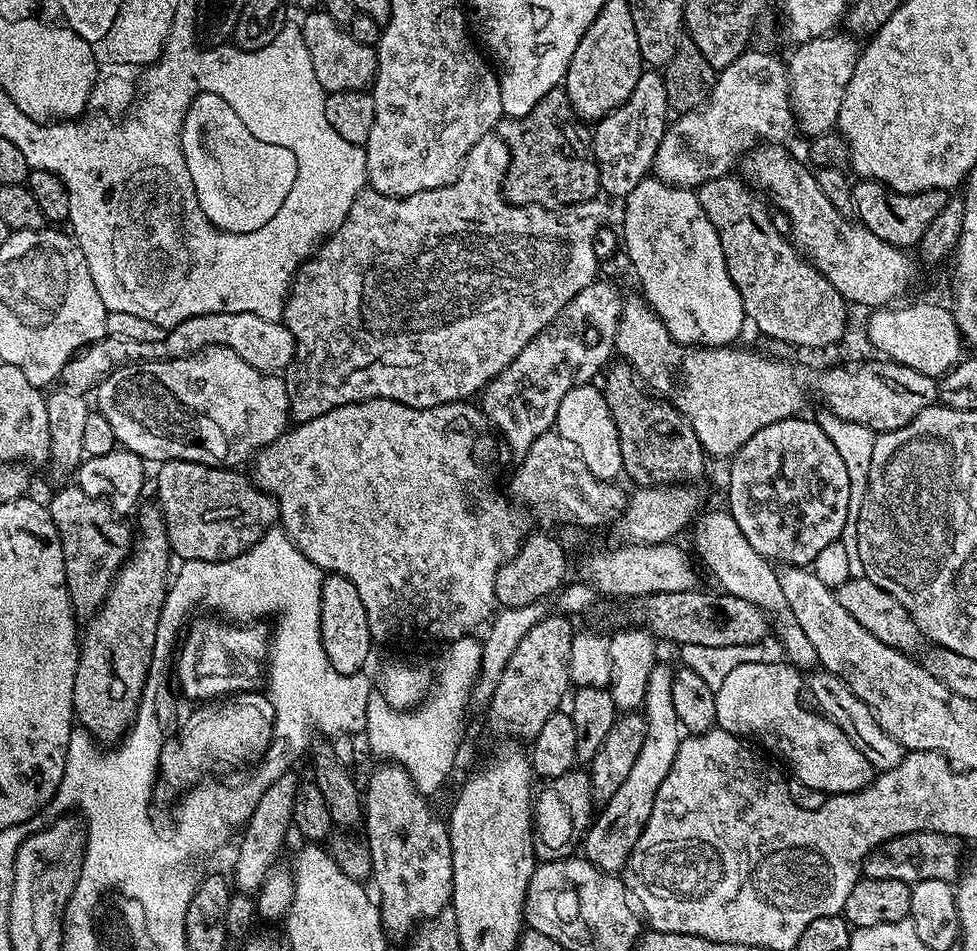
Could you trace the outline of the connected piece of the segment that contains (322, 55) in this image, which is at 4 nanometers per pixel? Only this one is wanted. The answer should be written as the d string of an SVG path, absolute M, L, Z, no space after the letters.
M312 10L305 20L299 21L302 38L305 39L305 46L310 52L311 65L314 66L314 75L327 93L330 92L355 92L364 90L371 85L376 78L376 50L373 45L359 44L341 25L330 18L323 10Z

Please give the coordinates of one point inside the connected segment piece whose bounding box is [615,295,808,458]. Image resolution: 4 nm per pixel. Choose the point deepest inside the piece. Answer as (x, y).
(727, 394)

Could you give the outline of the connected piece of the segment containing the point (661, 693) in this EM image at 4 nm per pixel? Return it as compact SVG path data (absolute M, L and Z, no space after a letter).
M664 662L657 663L650 674L650 682L646 686L646 698L642 715L646 723L646 742L642 742L642 750L638 750L638 758L631 768L626 782L614 790L614 798L610 798L595 813L588 825L588 831L582 837L582 852L589 862L598 868L613 874L619 873L628 863L628 856L638 842L638 838L654 808L654 798L658 794L658 786L662 786L662 778L670 772L674 762L674 754L678 754L678 746L682 739L682 725L674 710L674 694L672 693L673 669L667 668Z

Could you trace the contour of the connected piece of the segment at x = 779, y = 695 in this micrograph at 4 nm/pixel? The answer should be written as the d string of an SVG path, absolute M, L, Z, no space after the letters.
M747 662L729 672L716 691L716 727L741 738L753 736L760 744L768 744L772 752L777 752L792 767L791 775L795 779L806 782L806 786L814 786L814 790L822 790L825 794L837 792L861 792L874 779L874 769L870 761L856 748L849 733L843 732L834 721L811 707L800 705L800 688L802 692L802 676L797 669L787 662Z

